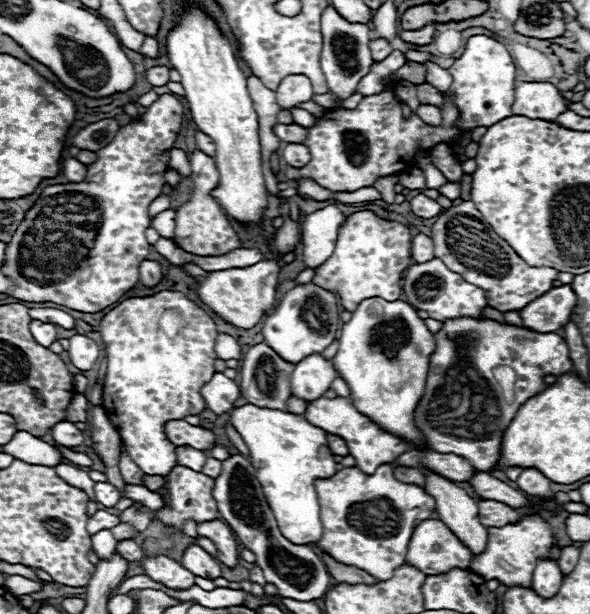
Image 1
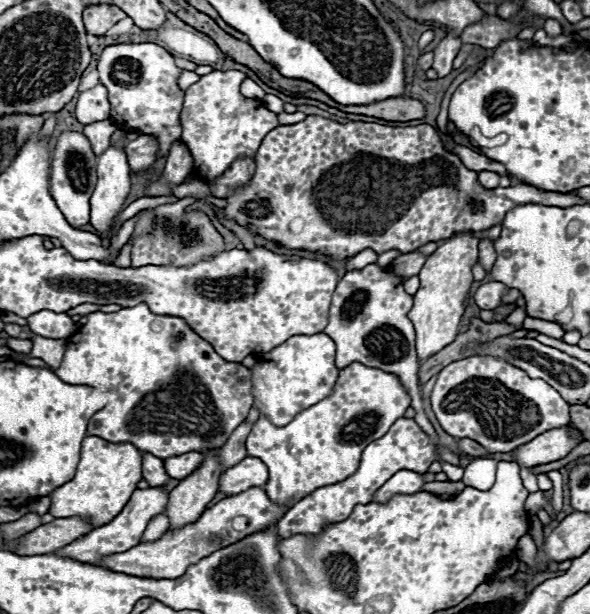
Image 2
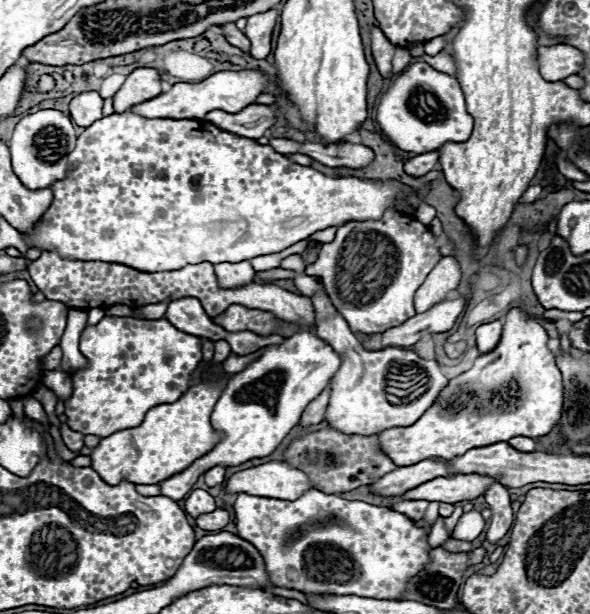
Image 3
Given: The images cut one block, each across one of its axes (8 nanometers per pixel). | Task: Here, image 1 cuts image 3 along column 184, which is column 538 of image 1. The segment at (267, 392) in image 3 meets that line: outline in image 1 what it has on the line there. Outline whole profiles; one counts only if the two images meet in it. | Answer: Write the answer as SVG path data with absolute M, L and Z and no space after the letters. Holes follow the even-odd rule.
M524 468L516 484L524 494L530 494L530 496L540 496L540 498L554 496L554 492L550 492L550 480L536 468Z

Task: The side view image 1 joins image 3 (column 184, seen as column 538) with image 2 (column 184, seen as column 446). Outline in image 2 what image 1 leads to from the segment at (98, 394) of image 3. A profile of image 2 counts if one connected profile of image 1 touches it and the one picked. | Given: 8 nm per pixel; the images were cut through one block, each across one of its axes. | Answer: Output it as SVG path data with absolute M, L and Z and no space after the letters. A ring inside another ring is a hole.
M138 304L134 308L120 308L118 312L92 312L86 316L86 324L82 324L78 328L76 334L72 334L68 338L68 346L64 352L64 358L60 362L60 366L54 370L58 378L62 378L68 384L82 384L82 386L92 386L92 388L99 388L99 392L105 395L110 402L96 412L90 418L90 424L87 427L87 435L100 436L108 442L132 442L140 452L148 452L154 454L156 458L170 458L172 454L186 454L188 450L192 452L208 452L208 450L220 450L224 446L224 442L230 438L232 430L236 430L236 426L240 426L250 408L252 408L252 380L250 380L250 368L242 366L240 362L226 362L222 360L210 342L206 342L204 338L200 338L182 318L176 316L156 316L148 310L146 304Z

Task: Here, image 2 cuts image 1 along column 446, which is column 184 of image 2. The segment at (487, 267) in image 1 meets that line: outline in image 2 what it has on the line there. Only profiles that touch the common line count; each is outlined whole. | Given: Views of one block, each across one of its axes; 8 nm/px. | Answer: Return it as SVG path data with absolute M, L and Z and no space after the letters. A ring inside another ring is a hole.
M190 198L178 200L174 204L162 204L156 208L144 210L136 228L130 236L132 242L132 268L140 266L190 266L202 260L208 260L220 252L224 252L224 238L212 226L210 218L202 210L188 210Z

